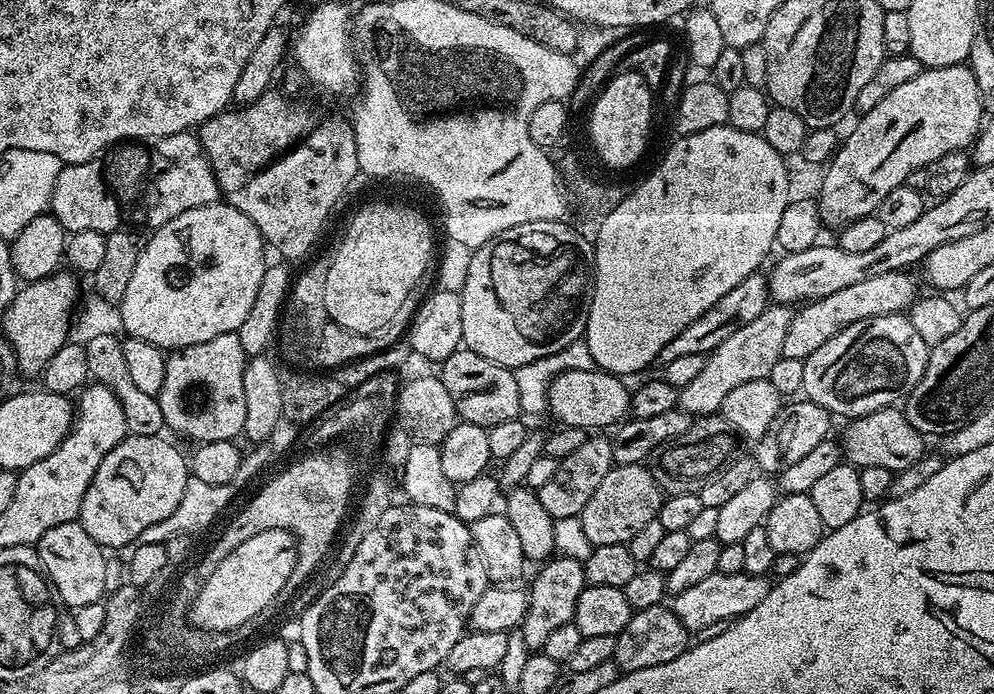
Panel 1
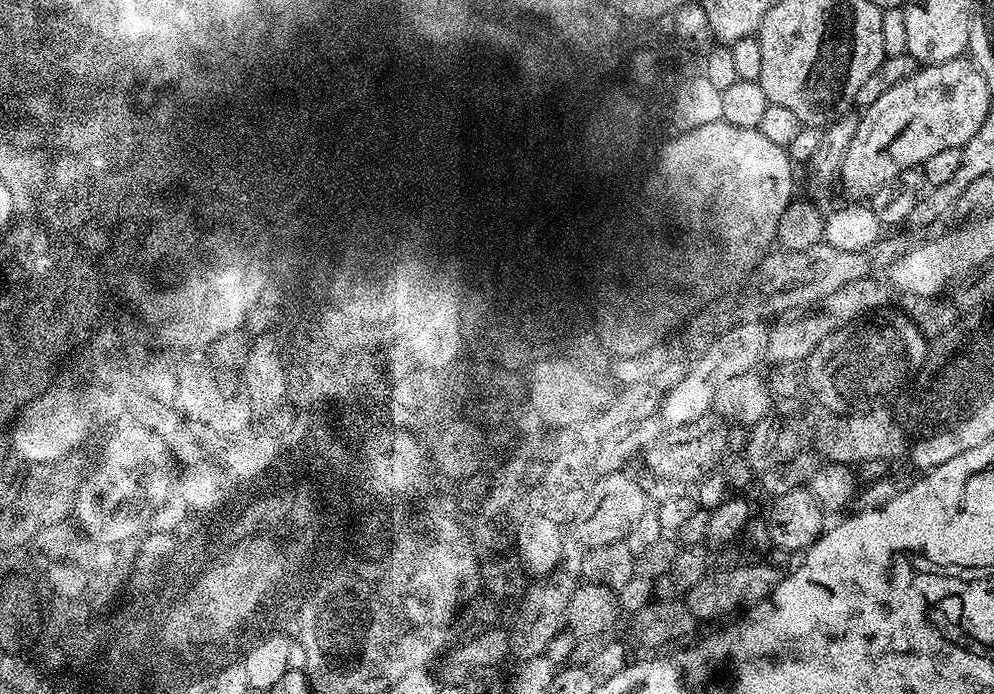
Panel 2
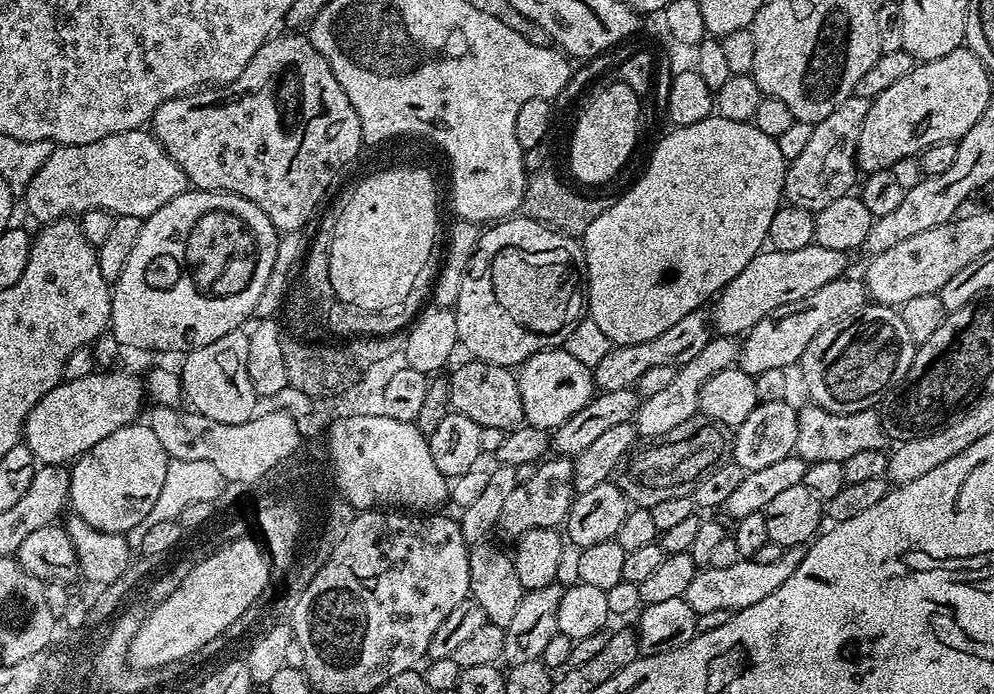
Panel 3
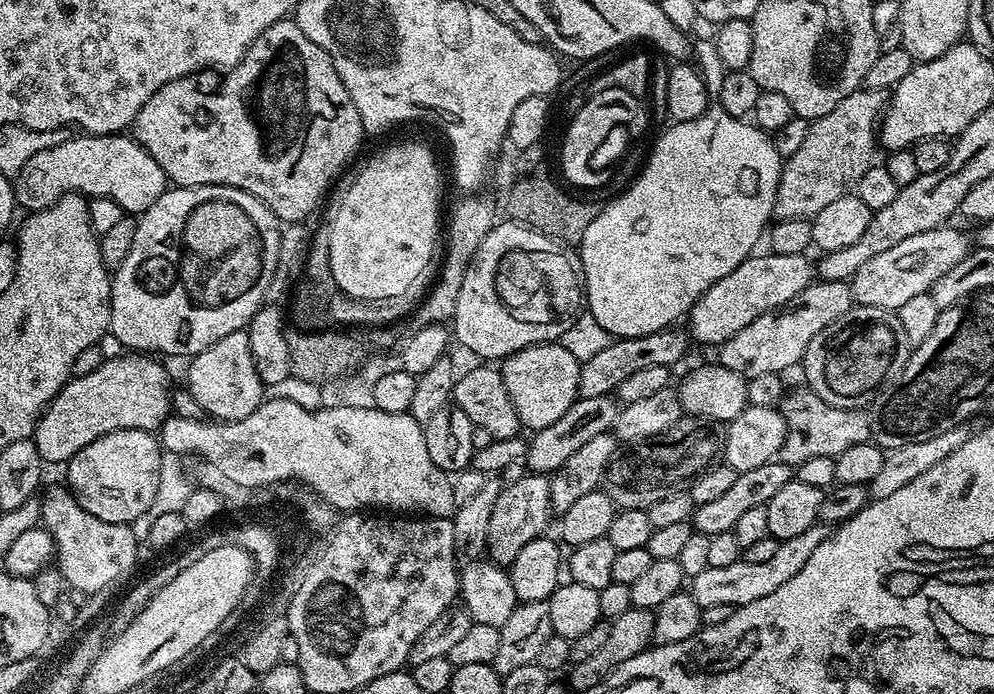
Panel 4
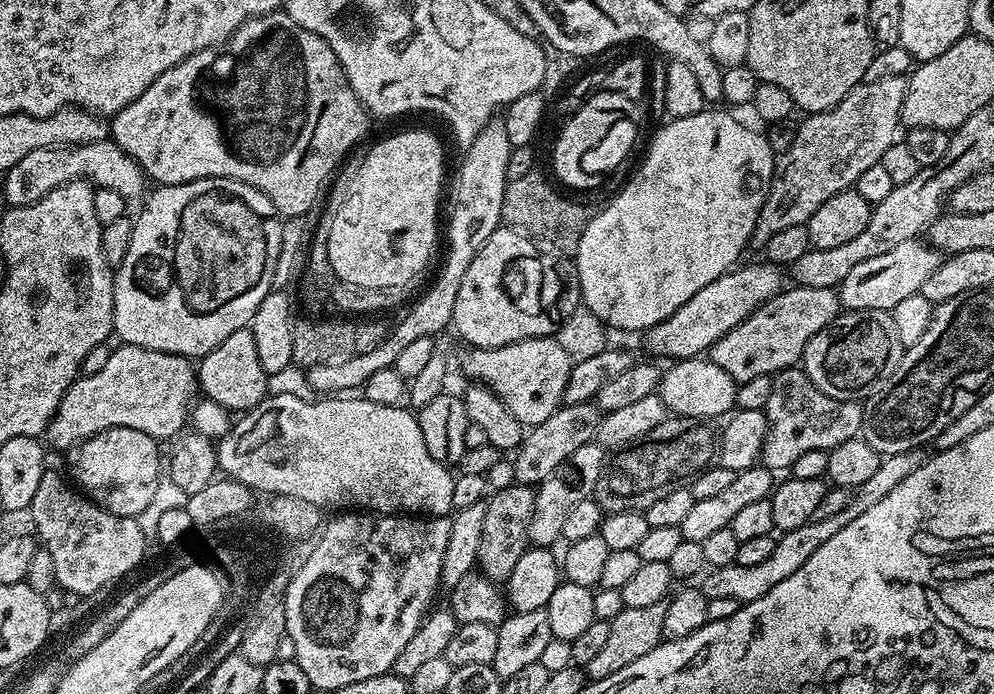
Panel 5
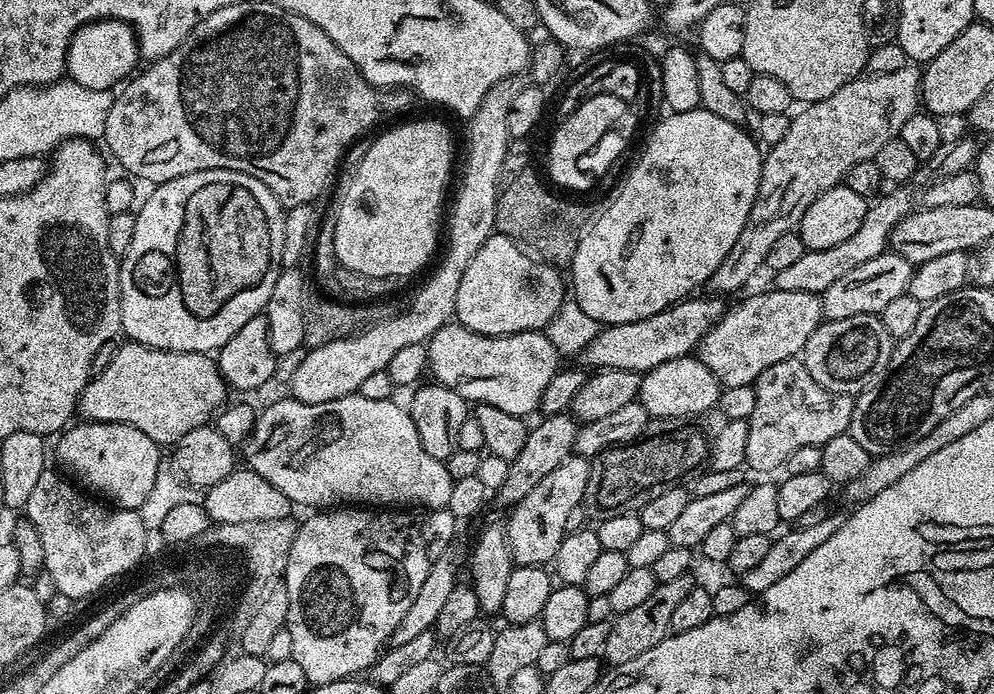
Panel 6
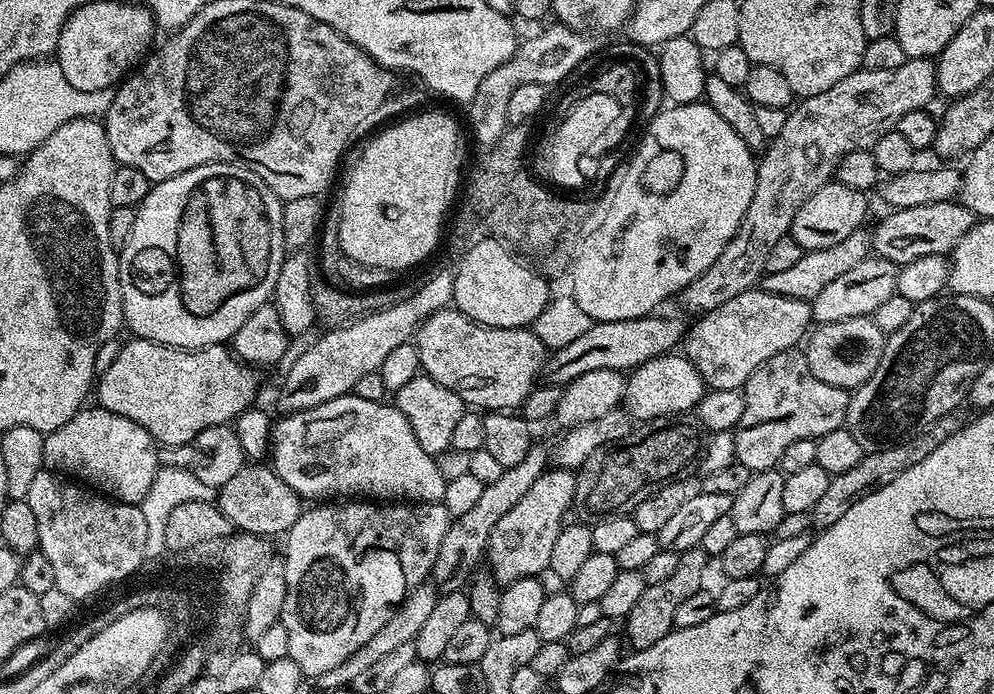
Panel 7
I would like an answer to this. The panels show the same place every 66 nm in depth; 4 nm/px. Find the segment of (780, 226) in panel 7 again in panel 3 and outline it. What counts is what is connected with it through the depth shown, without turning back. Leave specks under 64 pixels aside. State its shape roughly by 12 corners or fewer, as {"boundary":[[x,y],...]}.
{"boundary":[[854,94],[812,125],[784,200],[815,214],[853,191],[869,103]]}

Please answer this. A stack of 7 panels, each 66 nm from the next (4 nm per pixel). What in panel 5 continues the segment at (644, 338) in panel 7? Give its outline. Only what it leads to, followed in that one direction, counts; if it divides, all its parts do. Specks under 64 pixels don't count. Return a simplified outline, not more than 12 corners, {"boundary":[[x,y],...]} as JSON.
{"boundary":[[767,262],[723,272],[647,329],[668,362],[705,355],[786,281]]}

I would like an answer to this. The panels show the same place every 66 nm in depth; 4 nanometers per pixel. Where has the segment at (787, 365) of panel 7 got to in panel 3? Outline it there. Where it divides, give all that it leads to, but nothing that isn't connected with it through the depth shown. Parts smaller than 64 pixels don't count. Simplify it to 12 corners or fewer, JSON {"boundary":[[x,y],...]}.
{"boundary":[[875,407],[798,411],[795,455],[808,465],[884,448]]}

